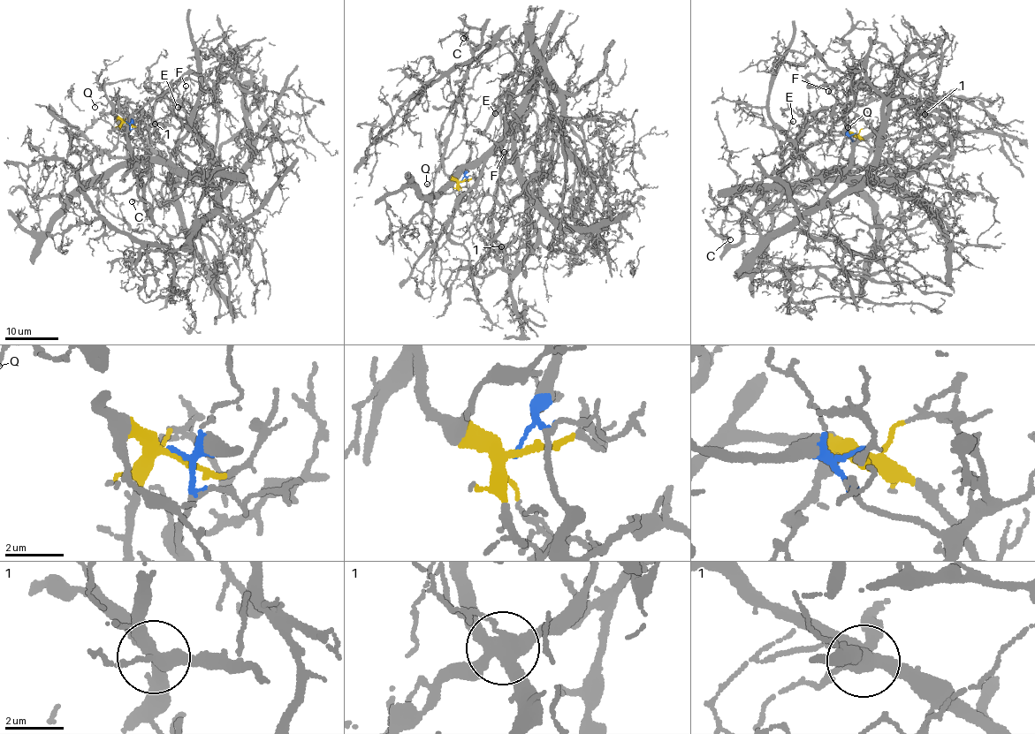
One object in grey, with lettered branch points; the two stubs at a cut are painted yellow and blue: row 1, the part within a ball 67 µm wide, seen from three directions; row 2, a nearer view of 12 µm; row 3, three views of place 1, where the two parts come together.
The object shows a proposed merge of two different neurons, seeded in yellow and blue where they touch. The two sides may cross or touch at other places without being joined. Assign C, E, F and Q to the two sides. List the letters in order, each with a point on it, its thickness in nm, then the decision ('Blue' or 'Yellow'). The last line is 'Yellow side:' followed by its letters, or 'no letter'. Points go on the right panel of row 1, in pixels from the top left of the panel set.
C: Place: (730, 239). Thickness 130 nm. Yellow
E: Place: (793, 121). Thickness 150 nm. Blue
F: Place: (828, 91). Thickness 190 nm. Blue
Q: Place: (848, 127). Thickness 130 nm. Yellow
Yellow side: C, Q

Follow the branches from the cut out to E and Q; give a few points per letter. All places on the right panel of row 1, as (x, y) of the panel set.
E: (854, 134), (850, 139), (870, 151), (868, 162), (856, 170), (823, 171), (805, 161), (788, 135), (792, 121)
Q: (855, 134), (833, 131), (832, 126), (835, 123), (839, 125), (846, 122), (848, 127)

